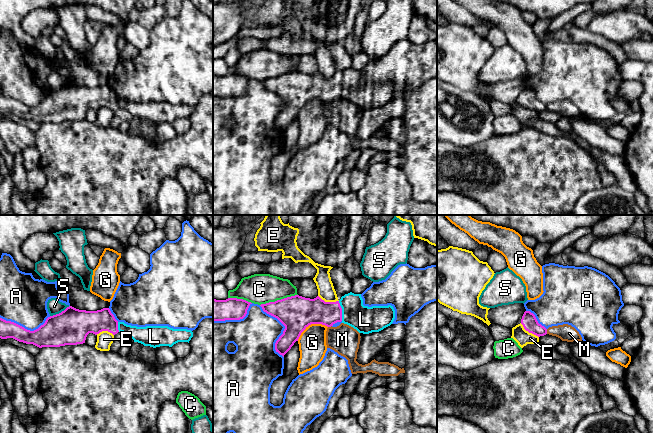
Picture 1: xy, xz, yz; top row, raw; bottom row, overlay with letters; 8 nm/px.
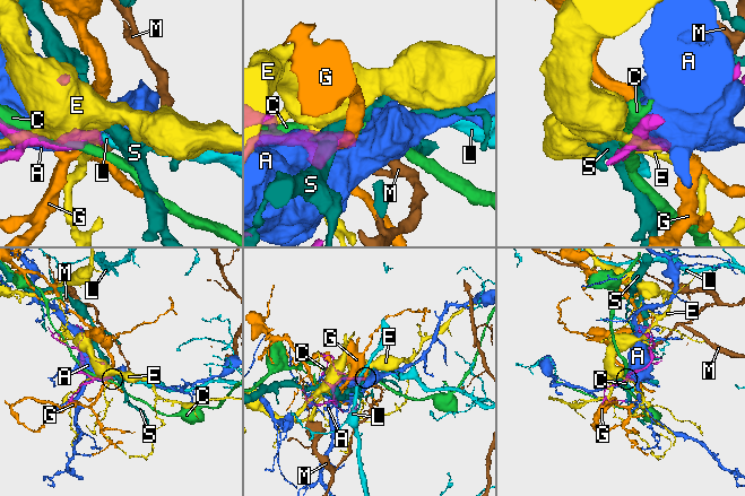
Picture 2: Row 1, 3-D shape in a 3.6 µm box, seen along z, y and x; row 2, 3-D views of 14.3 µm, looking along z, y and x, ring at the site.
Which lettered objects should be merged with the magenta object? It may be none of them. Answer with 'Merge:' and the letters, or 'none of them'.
Merge: L

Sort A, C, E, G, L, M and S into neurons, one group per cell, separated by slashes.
A / C / E / G / L / M / S

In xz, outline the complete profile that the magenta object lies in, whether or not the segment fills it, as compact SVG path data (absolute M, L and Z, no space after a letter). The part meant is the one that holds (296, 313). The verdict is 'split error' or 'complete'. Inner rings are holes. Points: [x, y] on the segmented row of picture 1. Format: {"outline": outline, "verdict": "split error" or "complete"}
{"outline": "M352 292L336 302L325 302L319 296L310 299L295 295L260 306L285 326L275 343L276 352L283 357L311 324L331 327L342 322L359 333L369 334L390 326L395 319L393 306L364 306L361 294Z", "verdict": "split error"}

